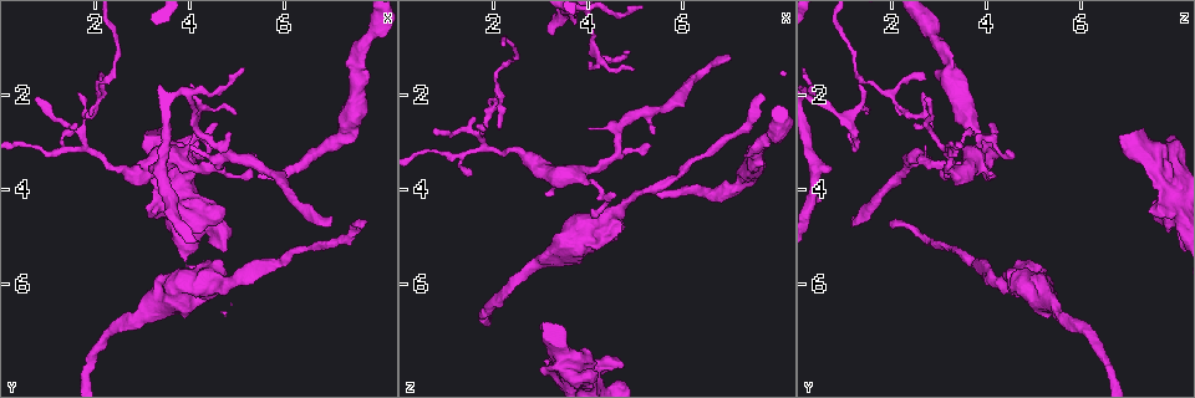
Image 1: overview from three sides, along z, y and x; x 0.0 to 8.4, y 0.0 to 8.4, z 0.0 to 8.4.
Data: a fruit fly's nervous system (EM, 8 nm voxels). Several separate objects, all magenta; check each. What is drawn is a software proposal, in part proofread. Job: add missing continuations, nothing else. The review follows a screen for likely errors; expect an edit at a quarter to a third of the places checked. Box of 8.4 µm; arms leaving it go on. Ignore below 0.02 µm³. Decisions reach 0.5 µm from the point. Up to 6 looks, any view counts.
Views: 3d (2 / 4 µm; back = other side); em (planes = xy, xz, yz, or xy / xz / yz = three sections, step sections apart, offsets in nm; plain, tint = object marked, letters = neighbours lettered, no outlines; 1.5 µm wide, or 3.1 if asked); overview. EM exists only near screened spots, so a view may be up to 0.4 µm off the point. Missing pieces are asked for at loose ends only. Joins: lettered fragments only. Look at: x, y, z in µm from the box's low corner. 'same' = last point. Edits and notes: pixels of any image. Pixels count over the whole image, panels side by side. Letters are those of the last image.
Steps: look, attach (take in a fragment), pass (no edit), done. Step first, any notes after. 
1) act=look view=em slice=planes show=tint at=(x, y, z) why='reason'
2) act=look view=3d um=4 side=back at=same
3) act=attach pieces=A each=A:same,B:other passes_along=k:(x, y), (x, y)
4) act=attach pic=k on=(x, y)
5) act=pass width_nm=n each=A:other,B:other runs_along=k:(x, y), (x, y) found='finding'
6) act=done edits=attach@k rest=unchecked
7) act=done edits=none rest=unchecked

act=look view=3d um=2 at=(4.00, 1.80, 1.35) why='an open end'

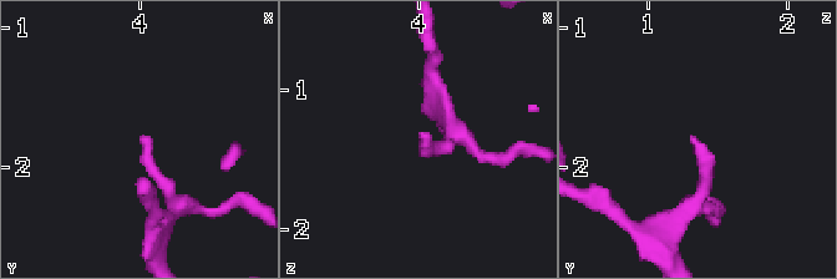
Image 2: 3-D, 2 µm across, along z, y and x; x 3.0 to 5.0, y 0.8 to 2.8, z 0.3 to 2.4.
act=look view=em slice=planes show=letters at=(4.00, 1.82, 1.32) why='now the EM'

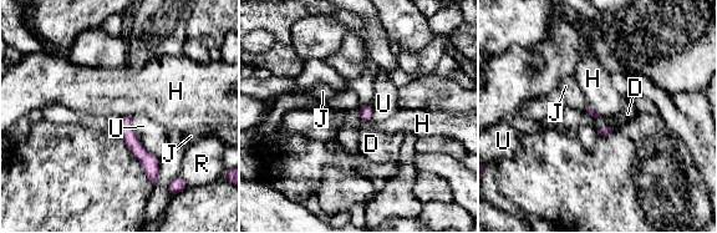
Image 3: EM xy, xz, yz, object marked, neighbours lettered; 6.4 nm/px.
act=pass width_nm=70 longest_contact=U:280nm each=D:other,H:other,J:other,R:other,U:other found='no lettered fragment goes on from it'

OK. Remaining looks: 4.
act=look view=em slice=planes show=plain at=(4.55, 2.60, 4.10) why='tapers out'

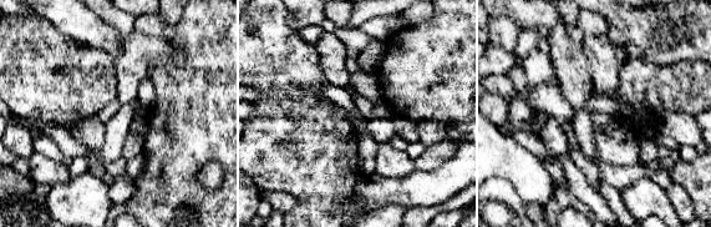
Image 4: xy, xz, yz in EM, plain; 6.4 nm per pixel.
act=look view=em slice=planes show=letters at=same why='what lies round it'

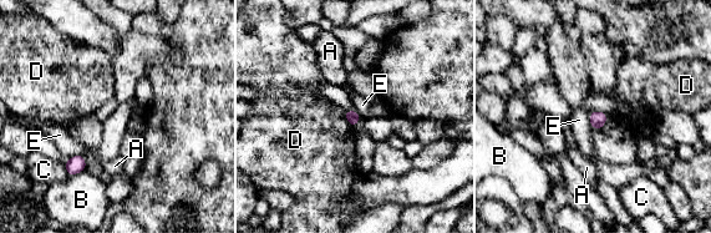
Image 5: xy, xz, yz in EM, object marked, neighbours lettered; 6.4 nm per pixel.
act=pass width_nm=80 each=A:other,B:other,C:other,D:other,E:other border=5:(82, 155), (75, 155), (65, 161) found='no lettered fragment goes on from it'

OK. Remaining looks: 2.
act=done edits=none rest=unchecked

